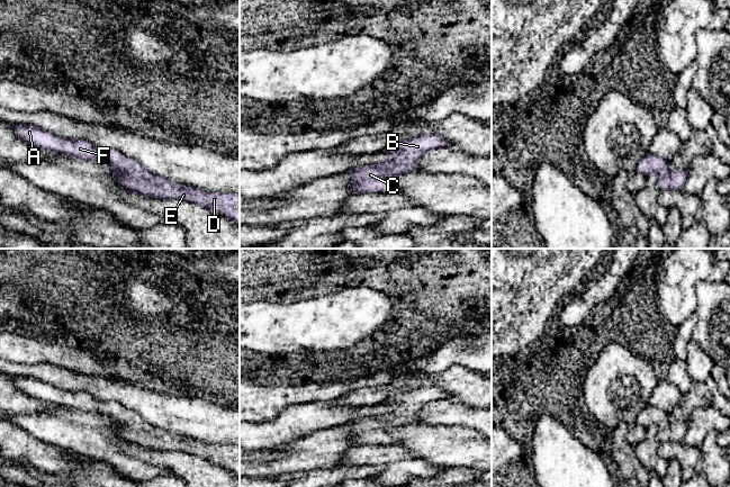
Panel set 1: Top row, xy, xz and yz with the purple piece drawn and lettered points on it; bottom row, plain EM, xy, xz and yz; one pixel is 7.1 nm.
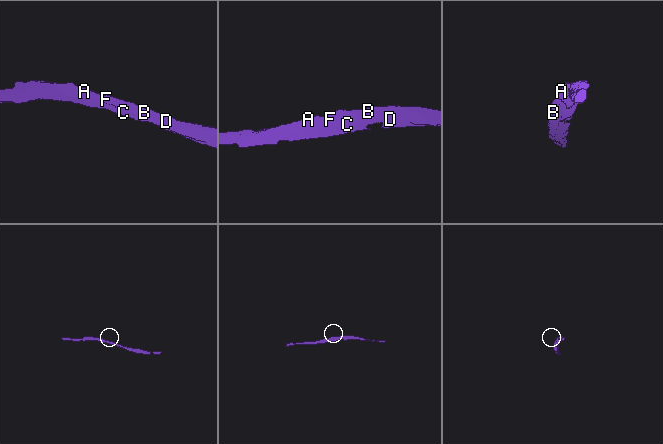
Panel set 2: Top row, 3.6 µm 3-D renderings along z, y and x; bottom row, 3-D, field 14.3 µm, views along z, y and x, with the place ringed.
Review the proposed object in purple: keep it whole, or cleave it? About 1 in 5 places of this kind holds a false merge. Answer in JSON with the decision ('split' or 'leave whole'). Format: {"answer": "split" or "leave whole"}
{"answer": "leave whole"}

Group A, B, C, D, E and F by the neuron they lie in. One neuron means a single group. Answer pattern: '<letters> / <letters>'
A B C D E F

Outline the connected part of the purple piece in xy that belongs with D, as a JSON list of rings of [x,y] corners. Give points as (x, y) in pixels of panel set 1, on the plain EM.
[[[16,375],[13,382],[16,388],[36,399],[87,413],[96,413],[112,421],[117,432],[126,442],[152,450],[186,452],[214,465],[224,465],[233,474],[240,476],[240,447],[207,444],[198,440],[182,438],[150,424],[134,411],[116,402],[100,400],[85,391],[60,389],[31,376]]]

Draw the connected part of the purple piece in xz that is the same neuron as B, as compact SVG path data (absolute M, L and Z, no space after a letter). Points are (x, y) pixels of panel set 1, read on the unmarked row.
M436 386L397 393L384 402L393 405L390 412L346 424L352 432L352 445L389 444L393 442L393 438L388 434L390 429L415 423L425 405L450 398L449 394Z

